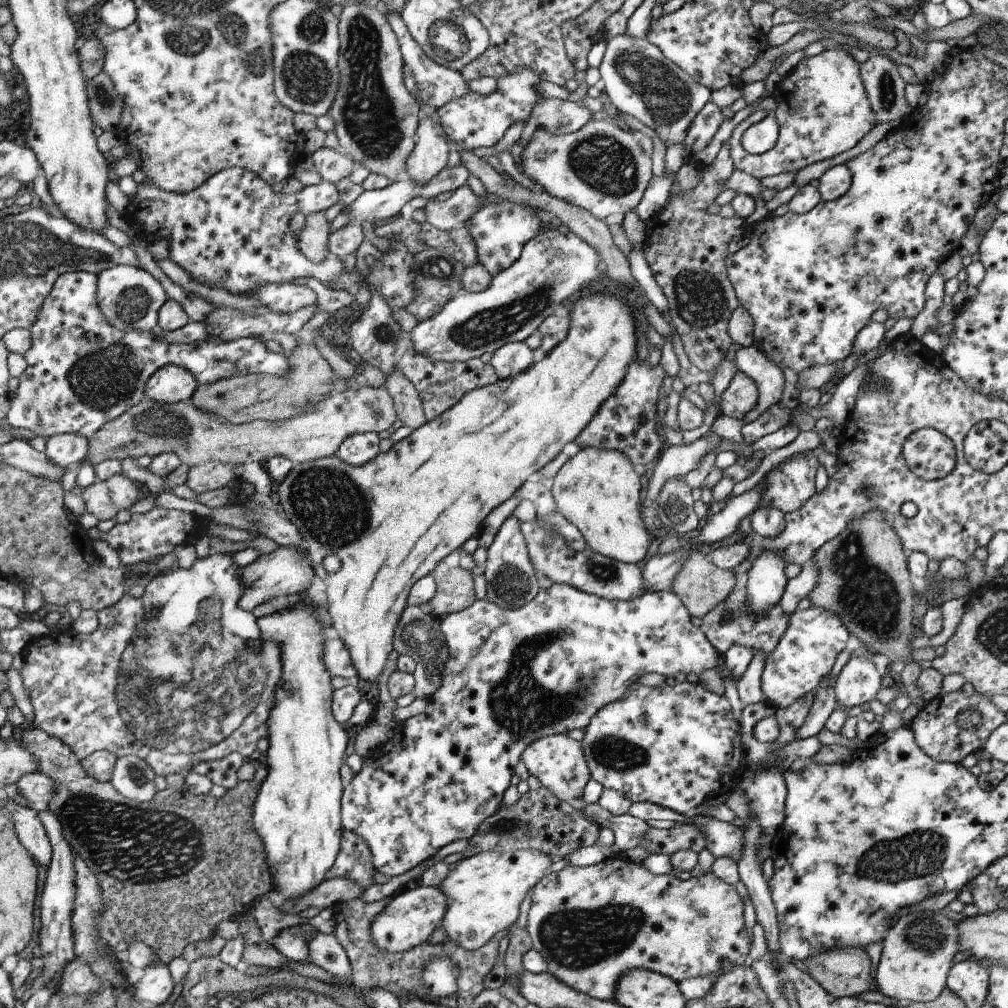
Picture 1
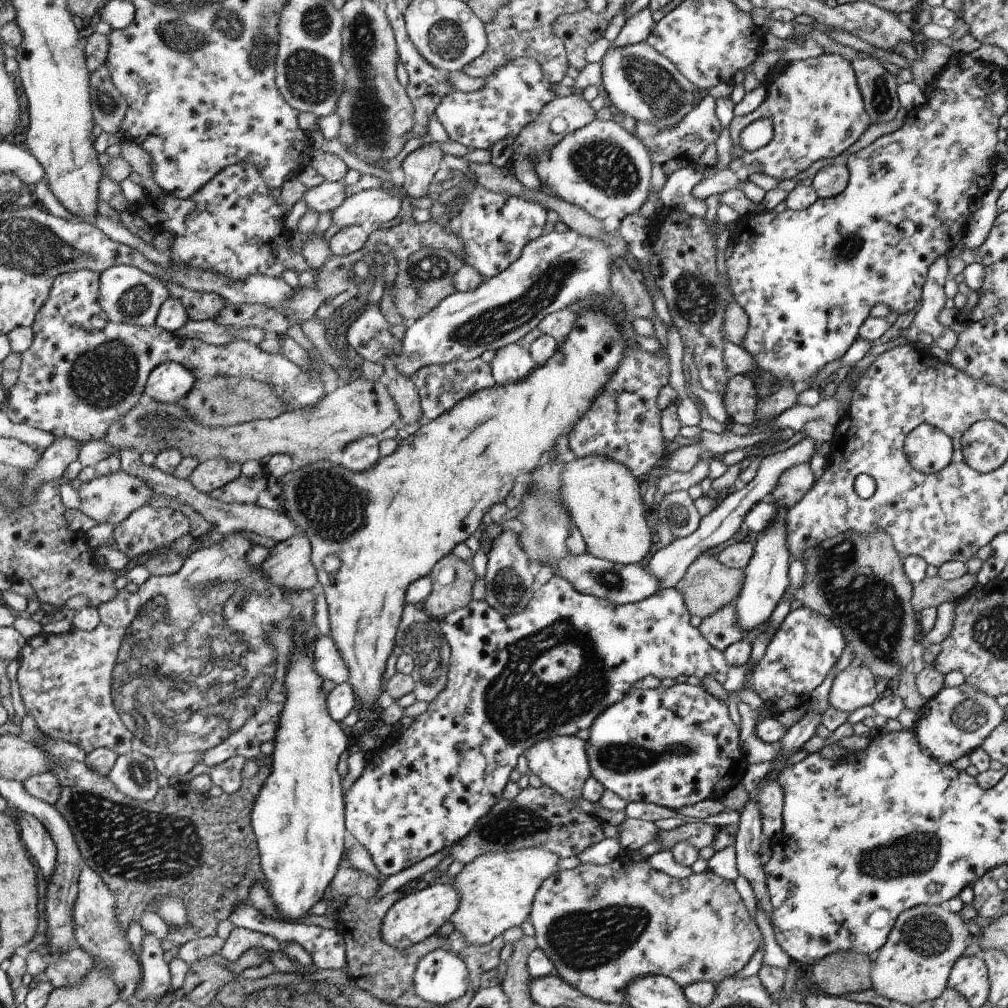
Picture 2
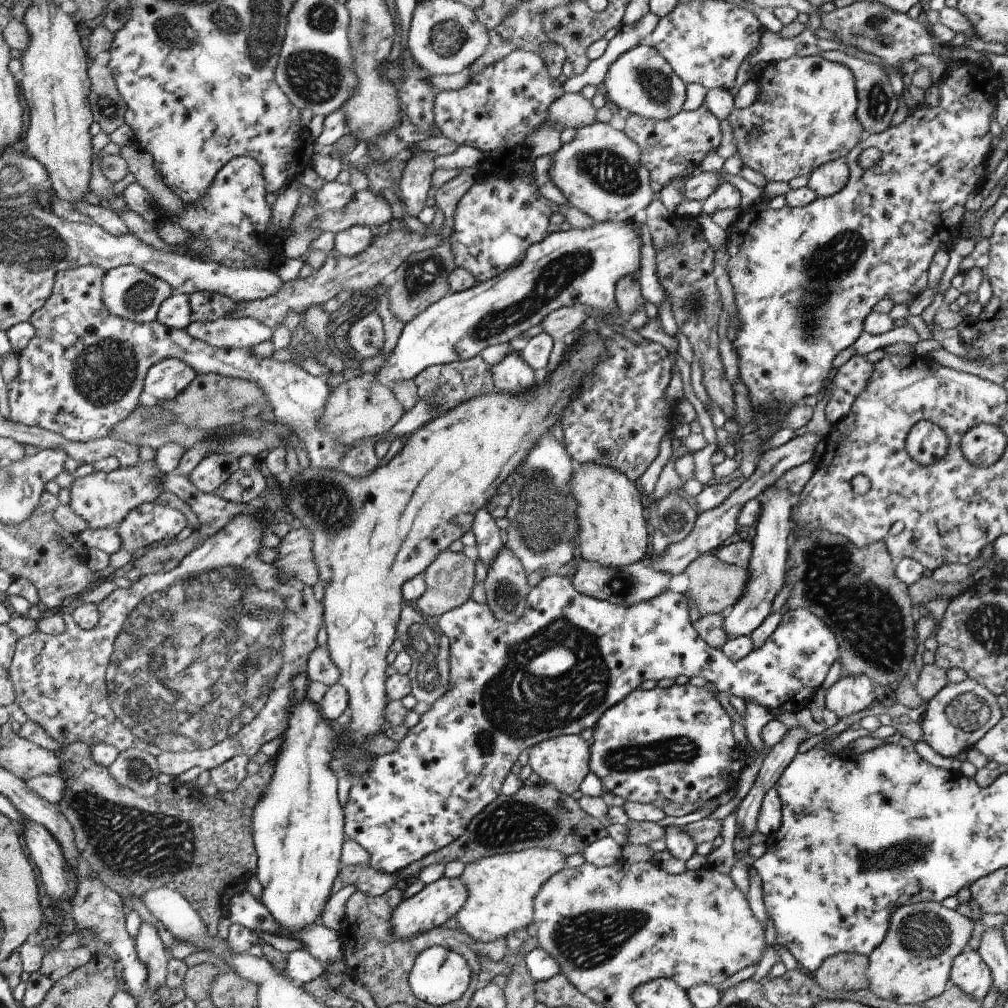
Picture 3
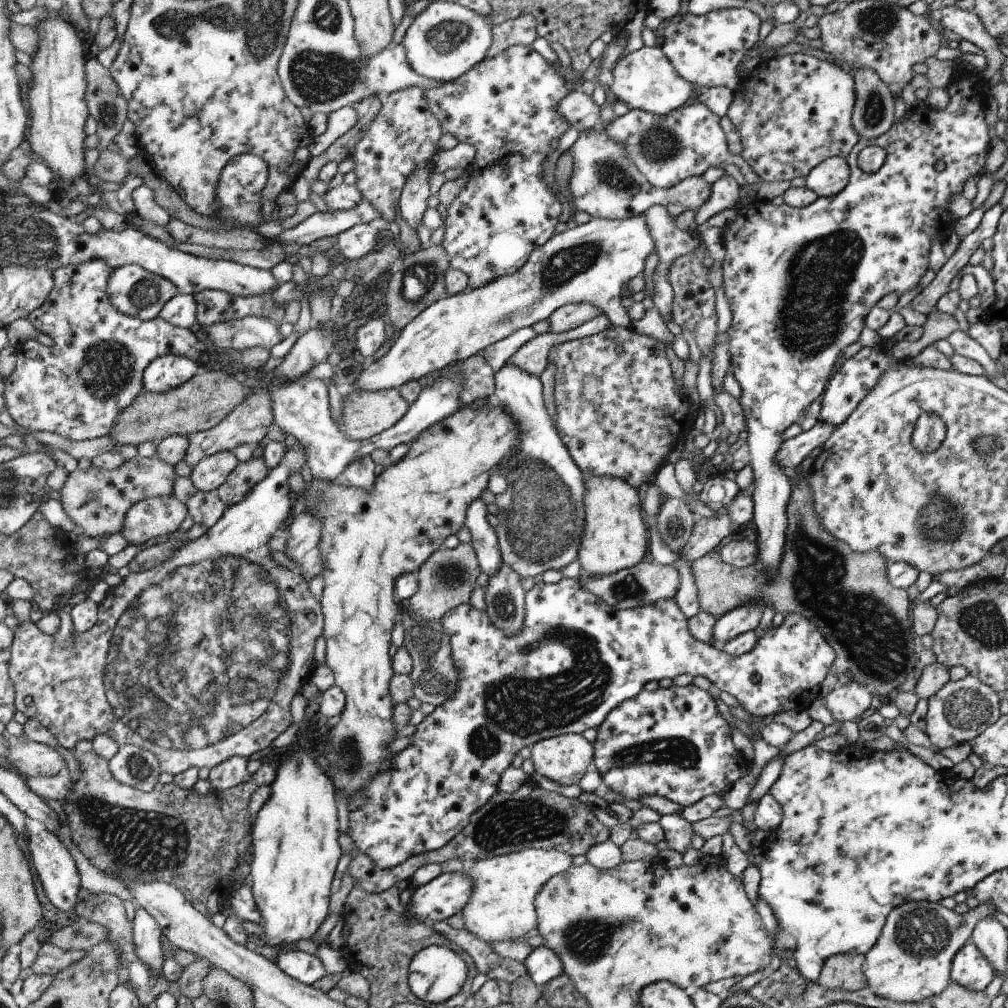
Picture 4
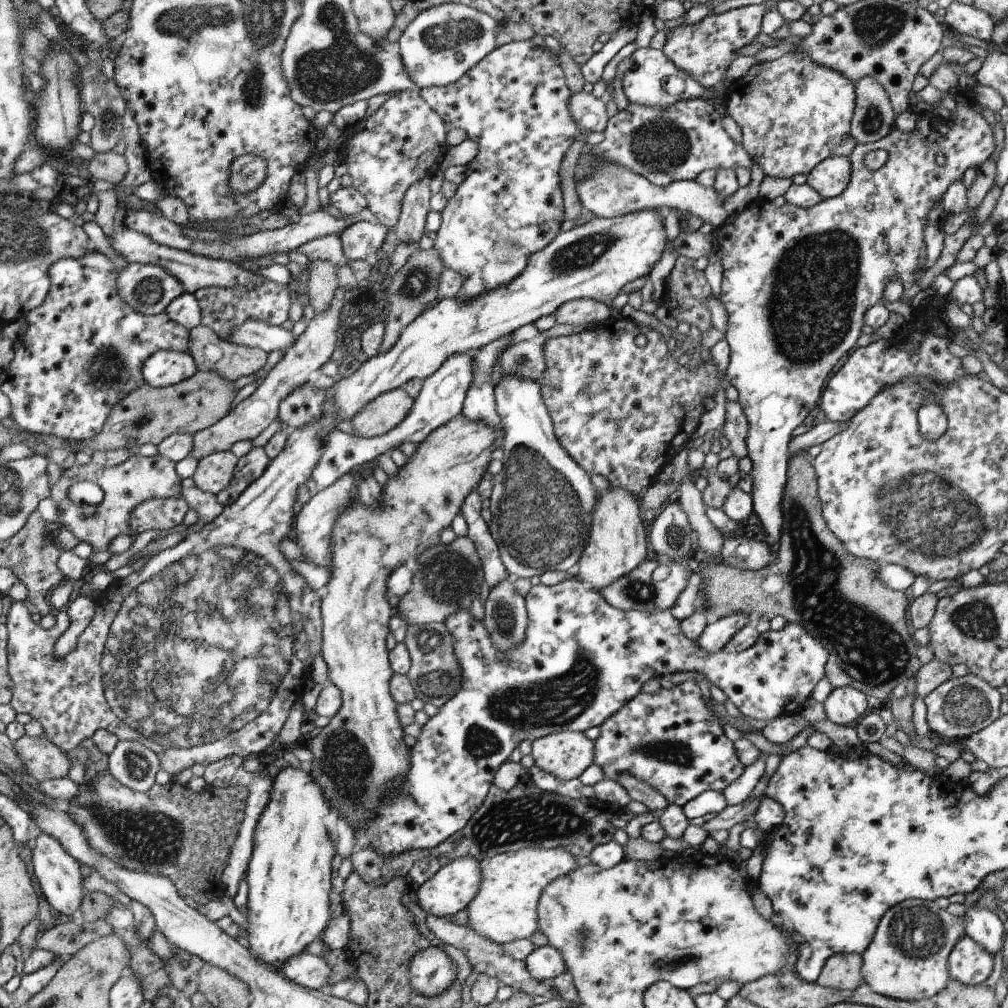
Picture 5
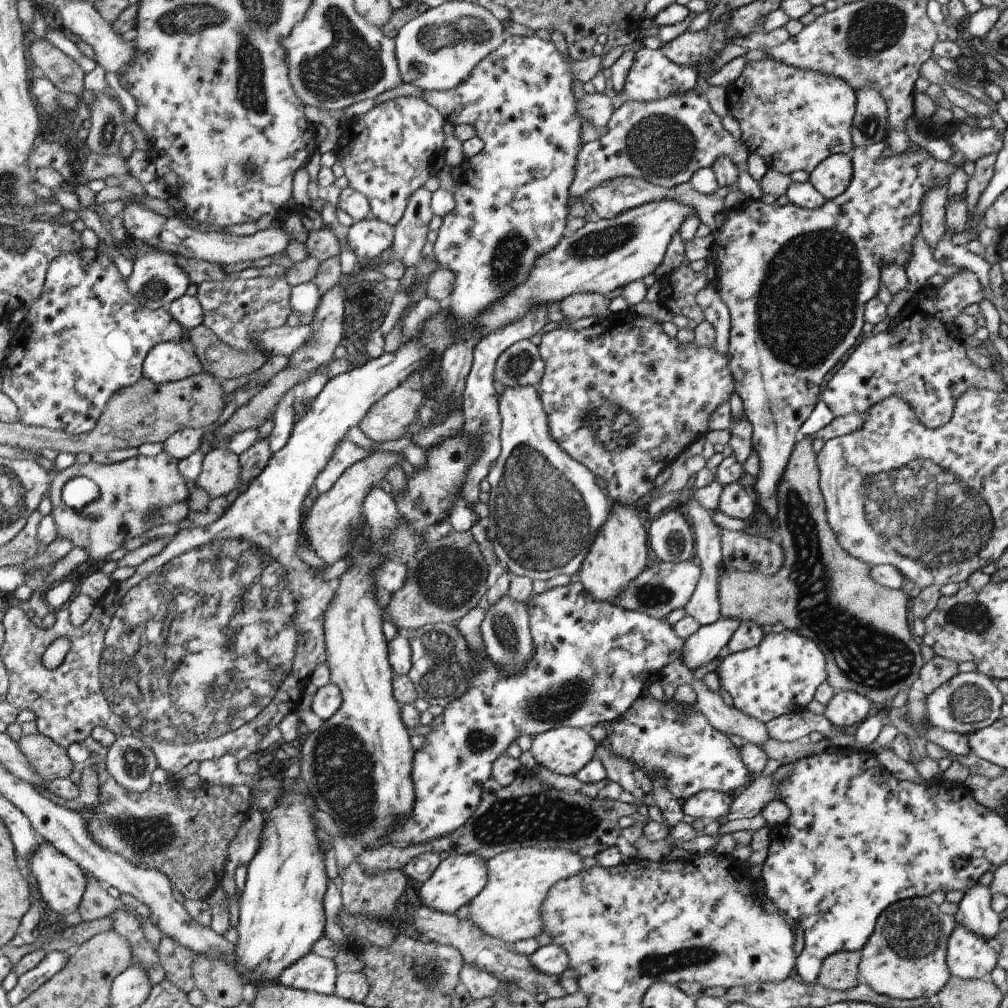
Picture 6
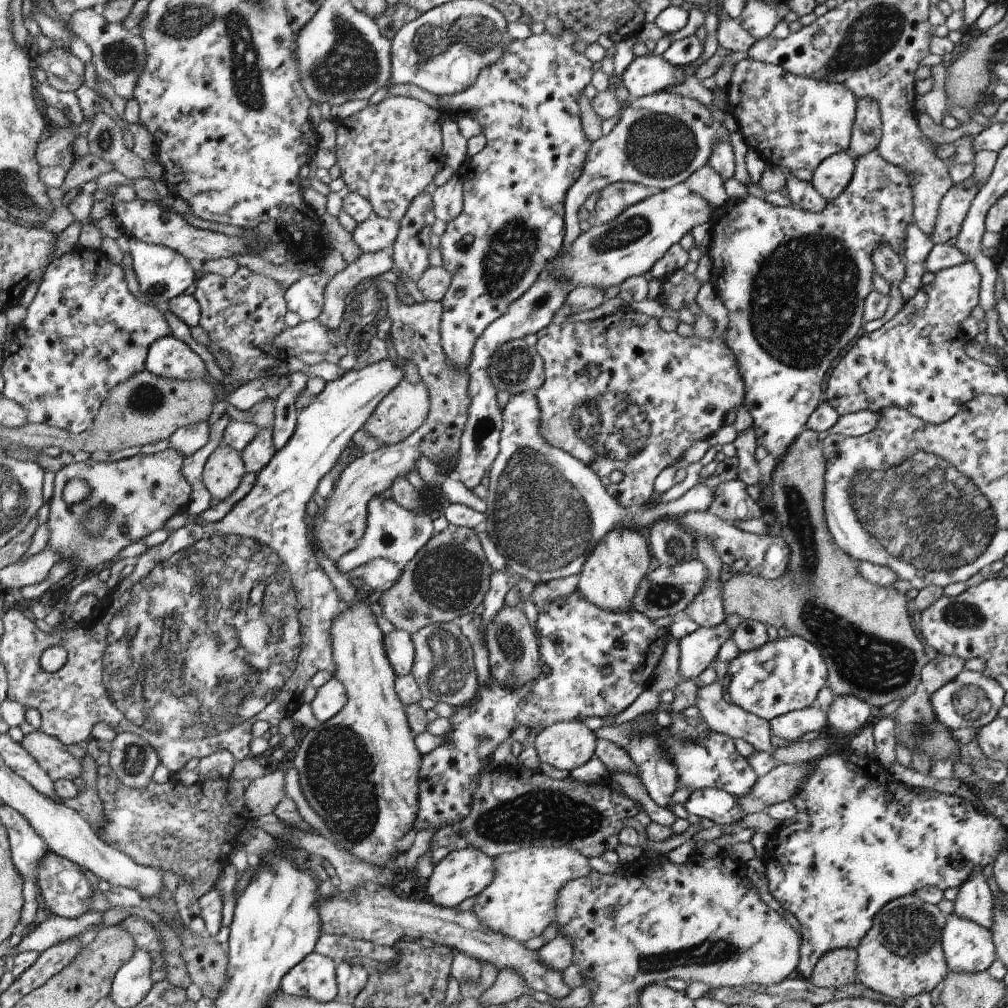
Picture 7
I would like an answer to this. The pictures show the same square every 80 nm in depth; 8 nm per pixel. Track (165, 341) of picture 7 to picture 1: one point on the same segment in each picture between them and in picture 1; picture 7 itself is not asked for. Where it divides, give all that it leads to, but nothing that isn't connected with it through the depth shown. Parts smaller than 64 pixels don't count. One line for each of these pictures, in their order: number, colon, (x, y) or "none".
1: (170, 385)
2: (171, 383)
3: (165, 381)
4: (167, 372)
5: (167, 367)
6: (167, 362)

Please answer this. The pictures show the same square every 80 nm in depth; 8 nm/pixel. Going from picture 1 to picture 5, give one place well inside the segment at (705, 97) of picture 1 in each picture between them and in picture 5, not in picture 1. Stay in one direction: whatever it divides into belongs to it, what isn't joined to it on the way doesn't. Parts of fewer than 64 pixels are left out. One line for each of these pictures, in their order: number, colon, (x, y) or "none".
2: (640, 82)
3: (642, 81)
4: (645, 79)
5: (653, 80)

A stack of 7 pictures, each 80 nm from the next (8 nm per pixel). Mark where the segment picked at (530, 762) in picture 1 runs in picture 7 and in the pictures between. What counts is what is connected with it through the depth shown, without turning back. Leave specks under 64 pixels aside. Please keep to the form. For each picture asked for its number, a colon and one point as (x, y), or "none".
2: (562, 763)
3: (563, 762)
4: (565, 759)
5: (566, 755)
6: (566, 750)
7: (568, 745)

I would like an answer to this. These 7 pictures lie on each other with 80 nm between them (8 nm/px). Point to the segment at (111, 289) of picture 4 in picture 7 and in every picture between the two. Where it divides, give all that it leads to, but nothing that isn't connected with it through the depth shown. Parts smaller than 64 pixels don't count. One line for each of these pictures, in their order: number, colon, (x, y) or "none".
5: (148, 289)
6: (156, 280)
7: (162, 273)

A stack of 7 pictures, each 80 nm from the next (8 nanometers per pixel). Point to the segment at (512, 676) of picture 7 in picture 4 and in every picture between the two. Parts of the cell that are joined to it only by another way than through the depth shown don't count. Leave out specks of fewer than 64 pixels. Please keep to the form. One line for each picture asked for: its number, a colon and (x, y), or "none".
4: (505, 596)
5: (506, 618)
6: (505, 630)

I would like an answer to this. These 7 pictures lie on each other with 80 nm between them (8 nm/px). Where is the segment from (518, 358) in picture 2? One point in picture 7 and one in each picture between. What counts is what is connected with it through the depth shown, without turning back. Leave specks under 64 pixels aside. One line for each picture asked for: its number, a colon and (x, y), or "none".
3: (513, 374)
4: (542, 515)
5: (542, 502)
6: (545, 508)
7: (547, 510)

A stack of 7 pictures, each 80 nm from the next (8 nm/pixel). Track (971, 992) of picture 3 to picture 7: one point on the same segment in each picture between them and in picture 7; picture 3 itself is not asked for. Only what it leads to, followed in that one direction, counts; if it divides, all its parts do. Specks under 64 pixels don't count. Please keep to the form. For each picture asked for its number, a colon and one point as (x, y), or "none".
4: (970, 969)
5: (970, 964)
6: (969, 956)
7: (968, 947)

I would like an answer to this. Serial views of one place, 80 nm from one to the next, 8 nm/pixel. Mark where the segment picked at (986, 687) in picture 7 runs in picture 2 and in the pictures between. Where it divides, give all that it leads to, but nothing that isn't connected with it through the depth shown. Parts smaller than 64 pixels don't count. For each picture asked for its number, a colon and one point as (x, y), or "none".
2: (955, 722)
3: (960, 714)
4: (960, 710)
5: (961, 706)
6: (968, 702)

